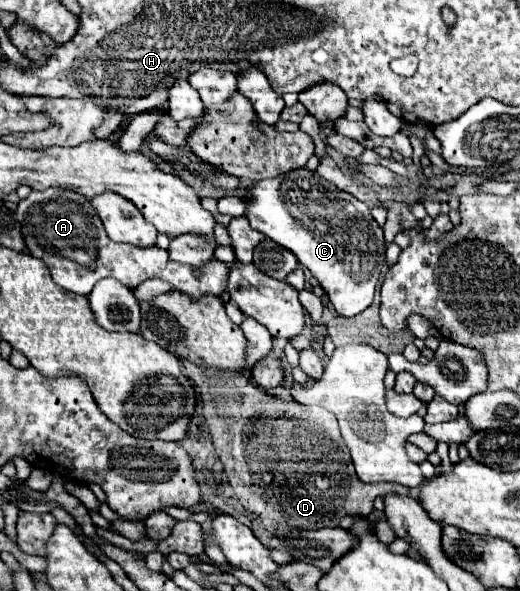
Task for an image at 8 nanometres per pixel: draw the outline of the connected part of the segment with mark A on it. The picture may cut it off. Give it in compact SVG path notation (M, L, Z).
M48 188L42 192L32 190L30 196L18 204L18 214L22 216L22 232L28 252L34 258L44 260L52 272L52 280L72 294L88 296L94 284L102 278L116 278L128 288L136 288L148 278L160 278L172 282L174 290L188 294L192 300L198 300L204 294L214 294L218 298L224 294L228 280L226 264L210 262L202 266L202 274L196 278L190 266L170 260L168 252L158 246L140 248L112 242L88 198L78 192L66 188Z

